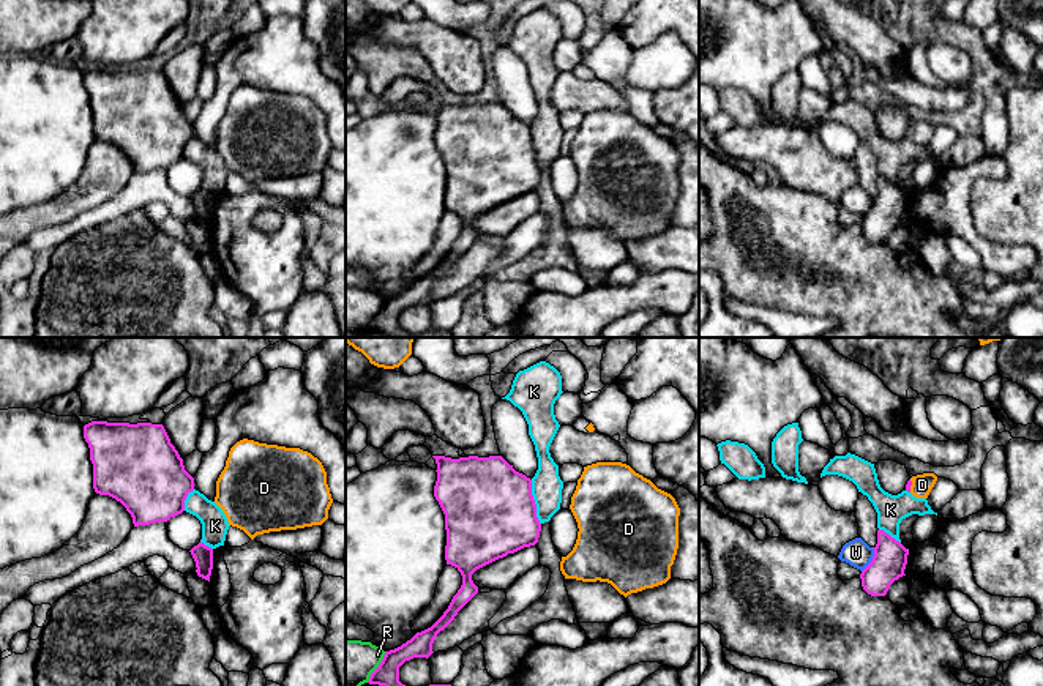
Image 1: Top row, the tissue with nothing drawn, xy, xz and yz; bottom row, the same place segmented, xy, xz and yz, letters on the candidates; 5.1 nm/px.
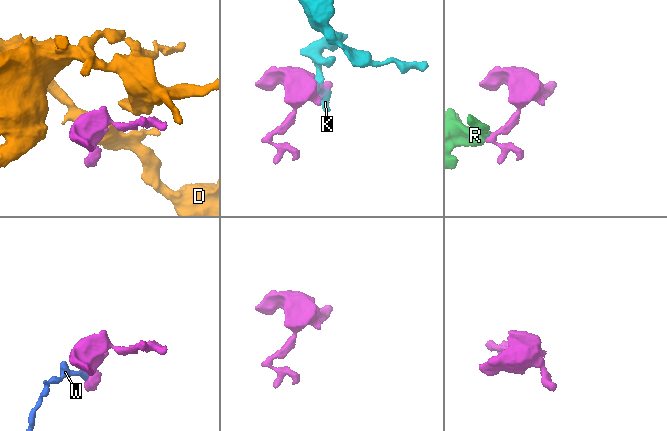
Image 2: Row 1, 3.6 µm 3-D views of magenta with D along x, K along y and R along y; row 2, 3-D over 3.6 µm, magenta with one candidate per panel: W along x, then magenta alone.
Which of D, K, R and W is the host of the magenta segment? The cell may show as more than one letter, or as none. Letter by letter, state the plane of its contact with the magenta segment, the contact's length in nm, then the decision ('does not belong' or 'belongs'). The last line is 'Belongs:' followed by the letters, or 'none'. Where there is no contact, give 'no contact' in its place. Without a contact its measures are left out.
D: yz | 60 nm | belongs
K: xz | 240 nm | does not belong
R: xz | 190 nm | does not belong
W: yz | 140 nm | does not belong
Belongs: D

